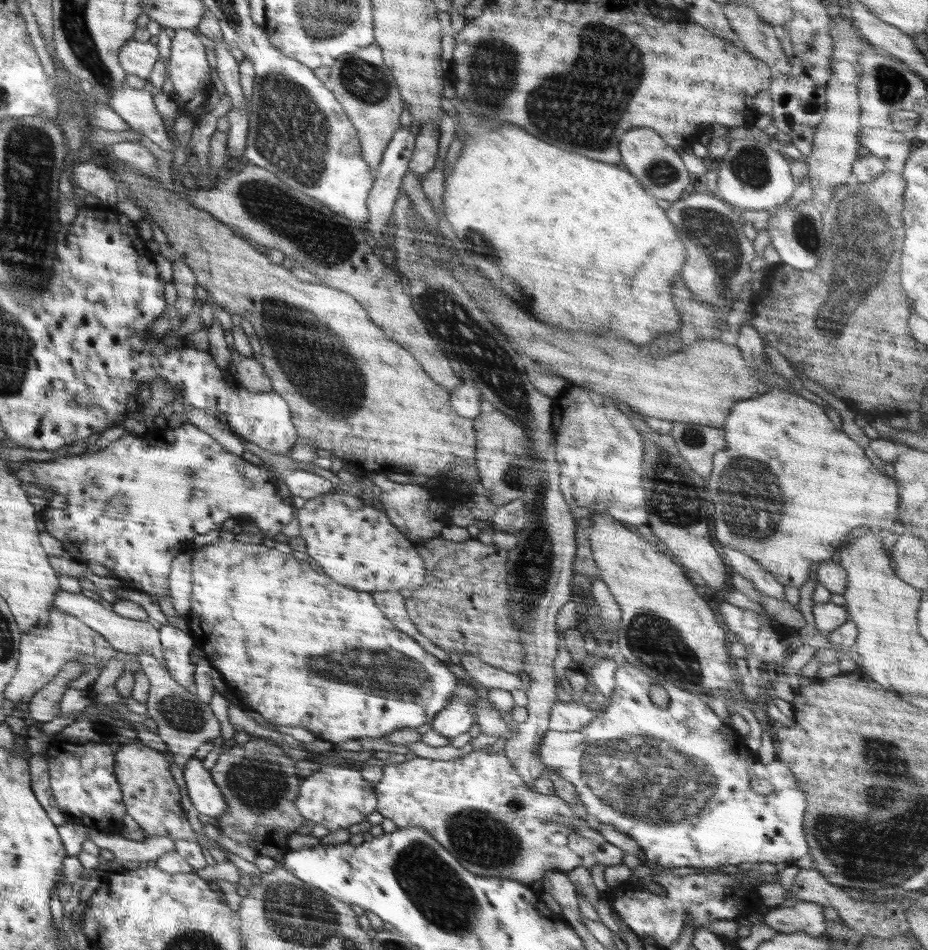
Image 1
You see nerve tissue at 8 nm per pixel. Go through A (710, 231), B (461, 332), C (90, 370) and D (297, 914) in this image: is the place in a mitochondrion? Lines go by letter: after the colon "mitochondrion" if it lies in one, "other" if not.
A: mitochondrion
B: mitochondrion
C: other
D: mitochondrion

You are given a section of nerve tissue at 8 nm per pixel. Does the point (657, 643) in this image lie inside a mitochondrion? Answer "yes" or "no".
yes

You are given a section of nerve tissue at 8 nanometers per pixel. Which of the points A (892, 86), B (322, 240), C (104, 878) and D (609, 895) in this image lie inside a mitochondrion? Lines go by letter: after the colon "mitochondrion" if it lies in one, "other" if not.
A: mitochondrion
B: mitochondrion
C: other
D: other

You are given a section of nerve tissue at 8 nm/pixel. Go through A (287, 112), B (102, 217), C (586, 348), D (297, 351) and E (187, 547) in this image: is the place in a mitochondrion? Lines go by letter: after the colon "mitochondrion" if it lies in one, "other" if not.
A: mitochondrion
B: other
C: other
D: mitochondrion
E: other

